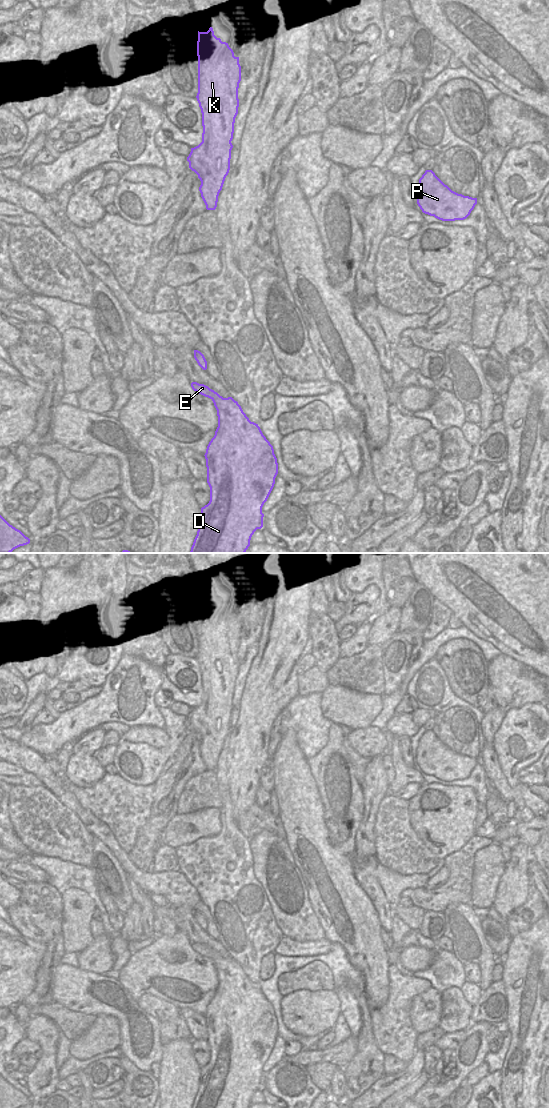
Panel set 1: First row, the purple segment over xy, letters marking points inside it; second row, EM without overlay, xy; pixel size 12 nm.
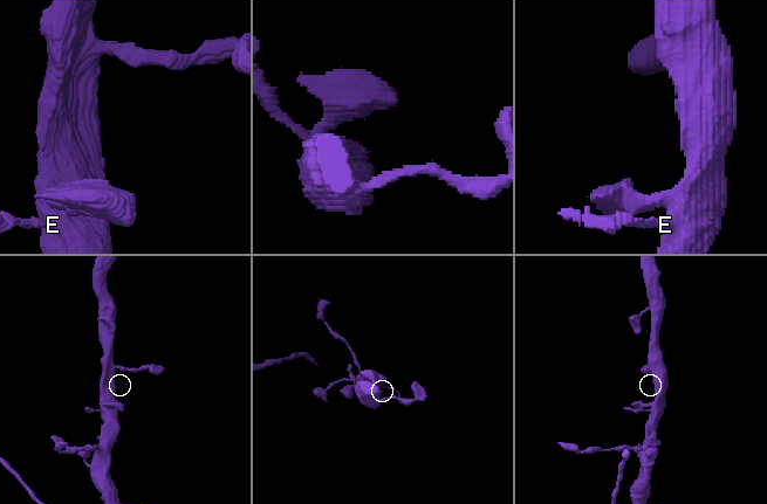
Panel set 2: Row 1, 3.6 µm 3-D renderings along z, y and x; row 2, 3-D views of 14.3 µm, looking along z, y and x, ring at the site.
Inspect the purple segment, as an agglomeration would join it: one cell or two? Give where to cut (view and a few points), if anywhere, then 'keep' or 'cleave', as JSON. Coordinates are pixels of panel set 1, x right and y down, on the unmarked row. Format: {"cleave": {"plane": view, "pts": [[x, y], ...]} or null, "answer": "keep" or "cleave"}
{"cleave": null, "answer": "keep"}

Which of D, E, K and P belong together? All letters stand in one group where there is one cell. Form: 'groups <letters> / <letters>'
groups D E K P

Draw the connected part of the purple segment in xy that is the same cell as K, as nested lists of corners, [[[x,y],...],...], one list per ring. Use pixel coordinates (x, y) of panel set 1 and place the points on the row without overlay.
[[[213,588],[207,592],[198,591],[198,653],[197,661],[202,673],[202,702],[191,708],[187,717],[189,728],[201,741],[199,751],[207,770],[215,770],[218,756],[230,730],[231,703],[234,693],[235,678],[238,674],[238,648],[241,641],[239,617],[234,616],[228,603],[214,595]]]

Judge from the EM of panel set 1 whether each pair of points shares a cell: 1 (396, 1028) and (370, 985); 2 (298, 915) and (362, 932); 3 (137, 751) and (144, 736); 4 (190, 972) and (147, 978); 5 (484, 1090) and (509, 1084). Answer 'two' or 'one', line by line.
1: two
2: two
3: two
4: one
5: two

